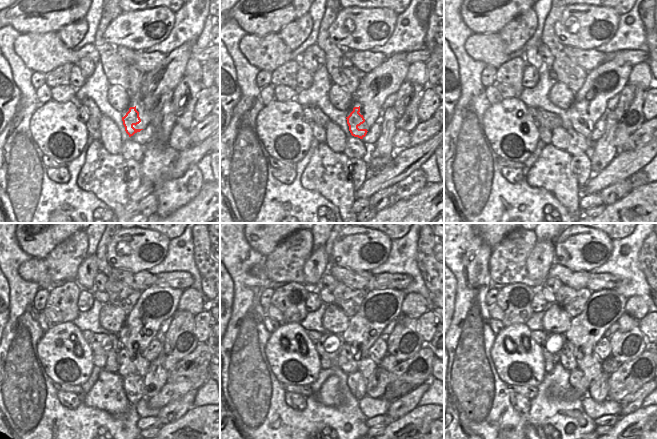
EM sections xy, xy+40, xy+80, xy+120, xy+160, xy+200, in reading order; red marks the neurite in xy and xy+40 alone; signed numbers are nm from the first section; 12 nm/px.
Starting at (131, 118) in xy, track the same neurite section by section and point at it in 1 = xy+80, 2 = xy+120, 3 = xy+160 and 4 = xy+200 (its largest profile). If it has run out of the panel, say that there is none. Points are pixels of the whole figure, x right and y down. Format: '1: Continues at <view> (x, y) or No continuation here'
1: Continues at xy+80 (577, 121)
2: Continues at xy+120 (141, 364)
3: Continues at xy+160 (366, 364)
4: Continues at xy+200 (589, 364)

